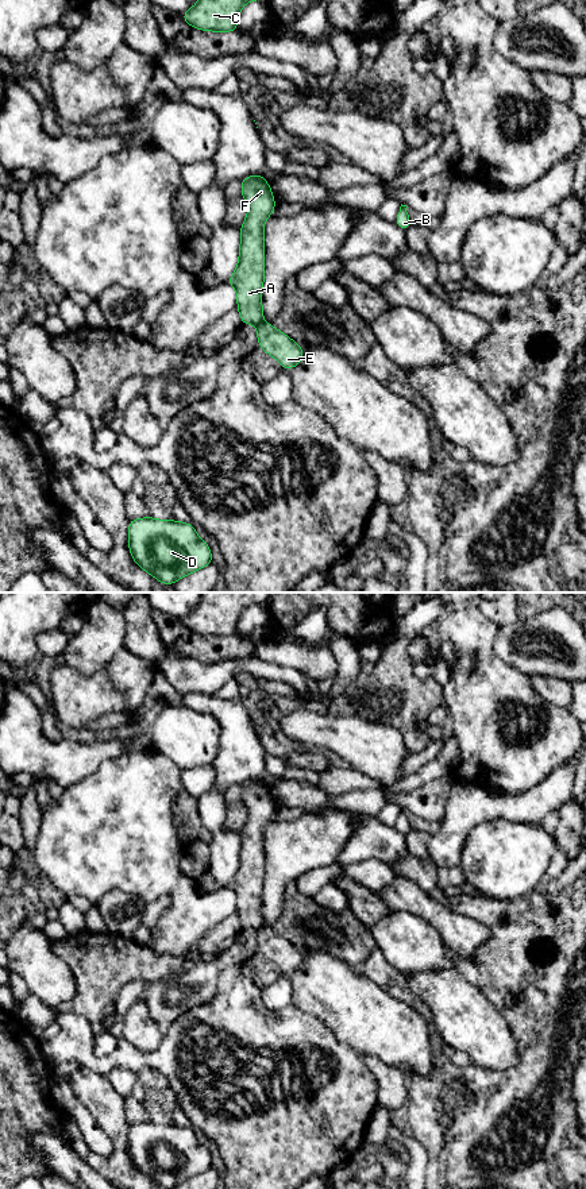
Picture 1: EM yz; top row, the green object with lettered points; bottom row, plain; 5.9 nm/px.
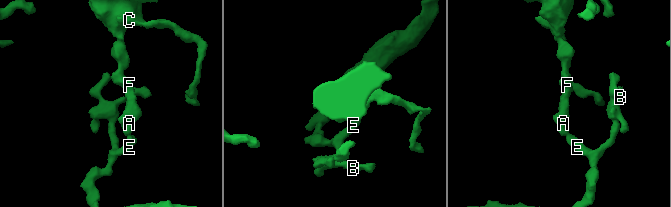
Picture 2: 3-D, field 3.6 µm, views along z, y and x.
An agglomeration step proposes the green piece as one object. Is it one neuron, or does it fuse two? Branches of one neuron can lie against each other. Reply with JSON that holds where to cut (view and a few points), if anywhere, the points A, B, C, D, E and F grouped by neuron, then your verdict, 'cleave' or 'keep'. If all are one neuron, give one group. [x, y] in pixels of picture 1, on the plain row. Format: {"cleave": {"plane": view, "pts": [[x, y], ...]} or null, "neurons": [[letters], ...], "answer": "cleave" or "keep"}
{"cleave": {"plane": "yz", "pts": [[262, 927], [258, 933]]}, "neurons": [["A", "C", "F"], ["B", "D", "E"]], "answer": "cleave"}

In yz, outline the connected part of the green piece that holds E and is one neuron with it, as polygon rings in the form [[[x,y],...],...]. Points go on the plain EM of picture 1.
[[[262,929],[257,942],[259,951],[275,962],[284,974],[296,972],[302,965],[302,951],[296,949],[289,941],[277,935],[273,929]]]

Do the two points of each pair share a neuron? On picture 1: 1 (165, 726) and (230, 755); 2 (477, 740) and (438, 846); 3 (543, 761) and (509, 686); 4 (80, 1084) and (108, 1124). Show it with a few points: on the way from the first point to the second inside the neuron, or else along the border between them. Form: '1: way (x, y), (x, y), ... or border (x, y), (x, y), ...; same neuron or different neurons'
1: border (216, 718), (219, 738), (218, 753), (212, 763); different neurons
2: border (459, 780), (480, 784), (486, 790); different neurons
3: way (516, 753), (498, 748), (488, 726), (488, 710); same neuron
4: way (89, 1093), (108, 1115); same neuron

